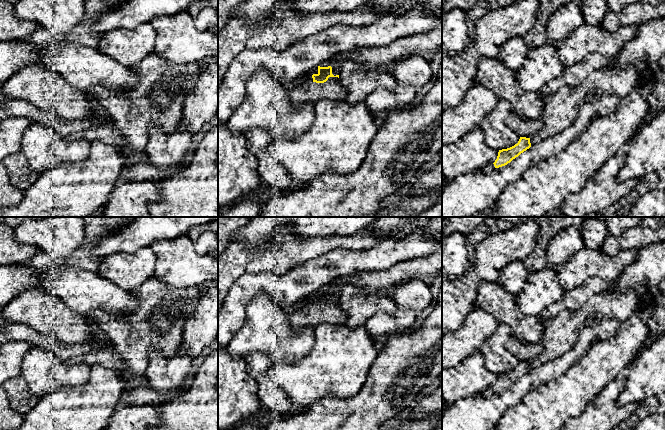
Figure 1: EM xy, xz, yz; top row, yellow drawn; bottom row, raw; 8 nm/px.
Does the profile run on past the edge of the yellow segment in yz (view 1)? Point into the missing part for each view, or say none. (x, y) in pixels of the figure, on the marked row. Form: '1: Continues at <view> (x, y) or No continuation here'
1: No continuation here

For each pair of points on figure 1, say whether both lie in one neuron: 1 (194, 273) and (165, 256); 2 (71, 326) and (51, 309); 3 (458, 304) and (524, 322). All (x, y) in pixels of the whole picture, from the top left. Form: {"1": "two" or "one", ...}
{"1": "one", "2": "one", "3": "two"}

